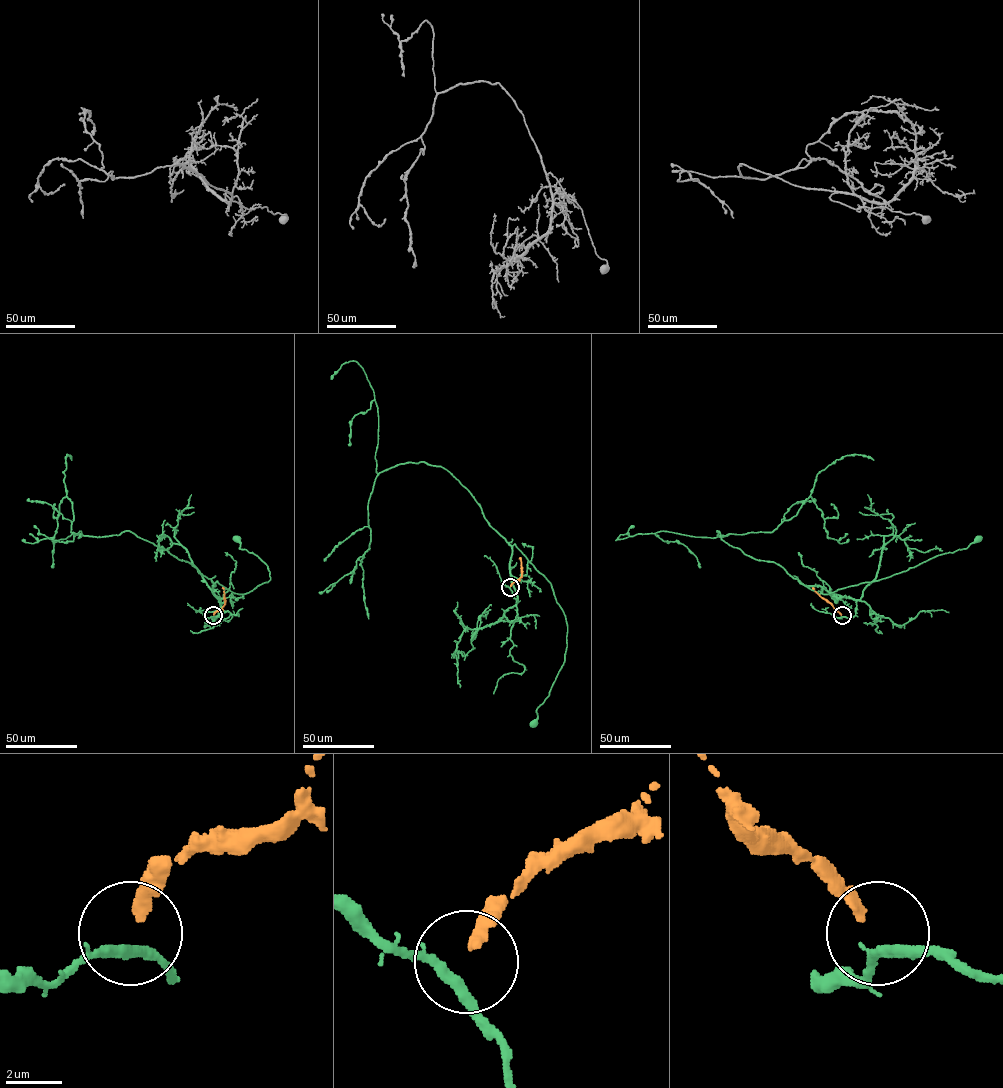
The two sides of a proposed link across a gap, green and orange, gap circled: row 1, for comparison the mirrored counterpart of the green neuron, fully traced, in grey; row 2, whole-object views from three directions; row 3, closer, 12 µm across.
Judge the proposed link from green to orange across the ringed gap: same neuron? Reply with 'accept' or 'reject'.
reject

